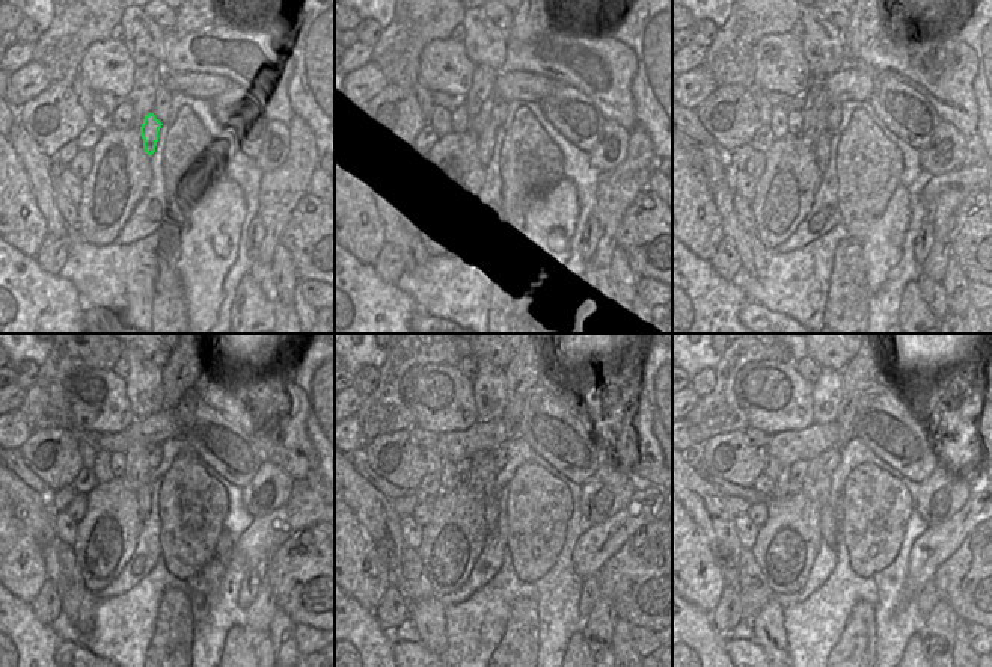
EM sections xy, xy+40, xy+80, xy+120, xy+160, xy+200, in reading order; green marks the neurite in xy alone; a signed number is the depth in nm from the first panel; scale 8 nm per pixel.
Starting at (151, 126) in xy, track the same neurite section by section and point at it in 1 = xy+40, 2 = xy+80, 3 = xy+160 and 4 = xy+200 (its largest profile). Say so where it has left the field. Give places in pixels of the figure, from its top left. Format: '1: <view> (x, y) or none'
1: xy+40 (486, 141)
2: xy+80 (822, 150)
3: xy+160 (492, 507)
4: xy+200 (828, 524)

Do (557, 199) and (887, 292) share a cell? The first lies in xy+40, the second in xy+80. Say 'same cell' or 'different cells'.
different cells

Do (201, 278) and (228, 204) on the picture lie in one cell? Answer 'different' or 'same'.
same

